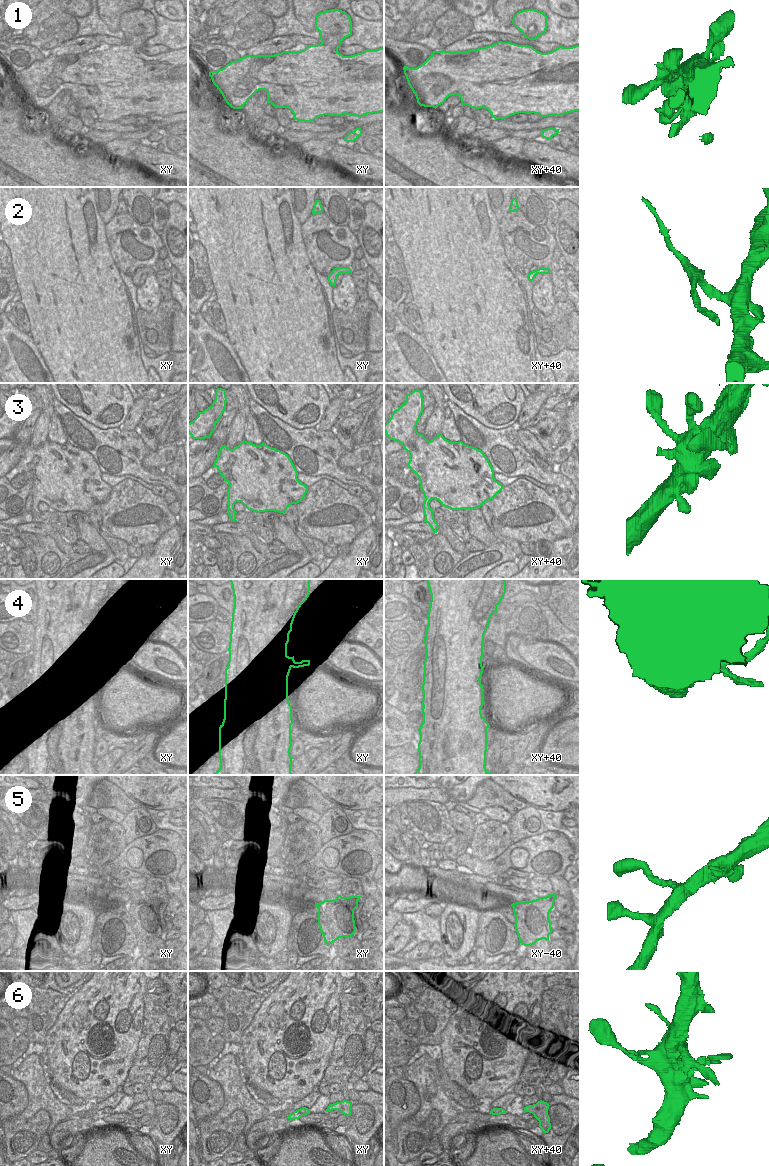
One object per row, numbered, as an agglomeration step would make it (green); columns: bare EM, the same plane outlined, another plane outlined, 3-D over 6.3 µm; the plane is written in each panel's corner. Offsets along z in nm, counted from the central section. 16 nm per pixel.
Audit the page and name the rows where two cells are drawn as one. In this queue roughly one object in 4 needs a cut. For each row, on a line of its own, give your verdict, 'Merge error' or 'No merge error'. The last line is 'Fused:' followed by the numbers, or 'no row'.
1: No merge error
2: Merge error
3: No merge error
4: Merge error
5: No merge error
6: No merge error
Fused: 2, 4

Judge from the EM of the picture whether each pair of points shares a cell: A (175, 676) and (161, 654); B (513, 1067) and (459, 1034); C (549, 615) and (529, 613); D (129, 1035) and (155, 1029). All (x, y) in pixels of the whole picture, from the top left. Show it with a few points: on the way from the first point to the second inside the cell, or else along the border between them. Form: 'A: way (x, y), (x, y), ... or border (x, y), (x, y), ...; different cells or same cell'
A: way (174, 671), (162, 659); same cell
B: way (500, 1062), (494, 1056), (488, 1056), (472, 1043); same cell
C: border (538, 604), (541, 614), (546, 620); different cells
D: border (144, 1009), (142, 1033), (138, 1048), (134, 1054); different cells

